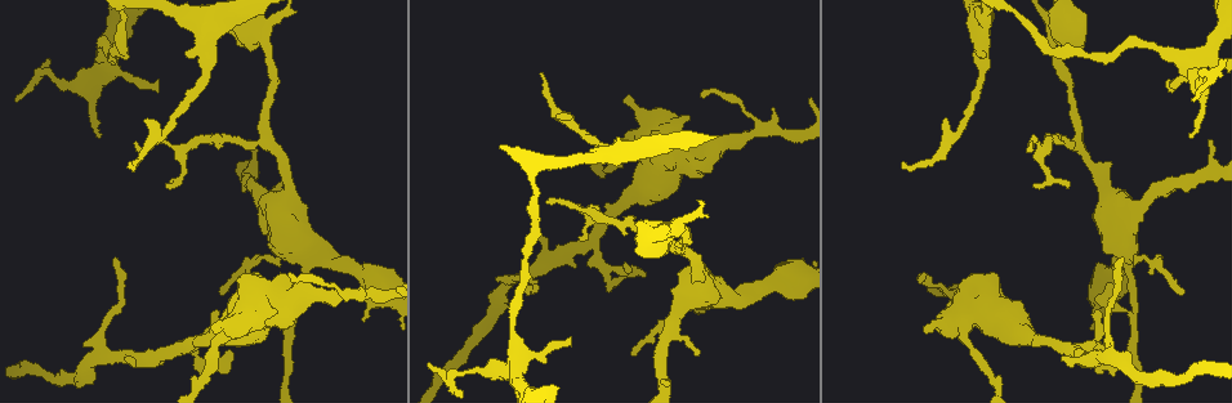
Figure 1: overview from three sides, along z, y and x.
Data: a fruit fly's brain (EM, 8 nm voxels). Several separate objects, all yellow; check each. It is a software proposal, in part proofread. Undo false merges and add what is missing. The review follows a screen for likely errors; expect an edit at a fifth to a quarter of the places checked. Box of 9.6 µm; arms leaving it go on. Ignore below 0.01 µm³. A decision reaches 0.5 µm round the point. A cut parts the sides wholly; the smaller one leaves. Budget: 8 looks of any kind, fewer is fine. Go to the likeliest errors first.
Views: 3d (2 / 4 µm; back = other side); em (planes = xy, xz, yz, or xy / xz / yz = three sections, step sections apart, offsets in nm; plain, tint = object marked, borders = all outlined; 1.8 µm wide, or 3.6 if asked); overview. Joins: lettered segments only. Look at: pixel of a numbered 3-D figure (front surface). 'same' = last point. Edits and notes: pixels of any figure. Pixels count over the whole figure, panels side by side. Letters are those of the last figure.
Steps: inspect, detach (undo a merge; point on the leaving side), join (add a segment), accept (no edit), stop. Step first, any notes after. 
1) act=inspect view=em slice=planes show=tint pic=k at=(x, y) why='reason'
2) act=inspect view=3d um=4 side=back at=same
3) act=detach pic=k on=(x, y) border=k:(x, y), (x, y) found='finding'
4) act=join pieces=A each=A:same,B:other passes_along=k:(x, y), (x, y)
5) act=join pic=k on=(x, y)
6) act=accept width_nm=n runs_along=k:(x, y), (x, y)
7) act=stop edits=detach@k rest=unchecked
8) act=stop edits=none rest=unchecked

act=inspect view=em slice=yz step=4 show=tint pic=1 at=(1062, 359) why='stops while still wide'

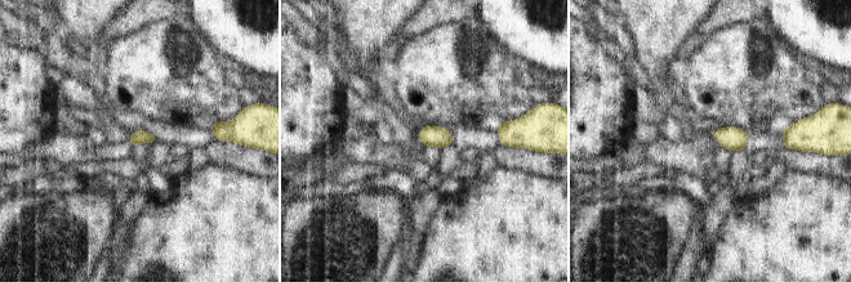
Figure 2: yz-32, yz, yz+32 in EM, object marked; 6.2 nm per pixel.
act=inspect view=em slice=yz step=4 show=borders at=same

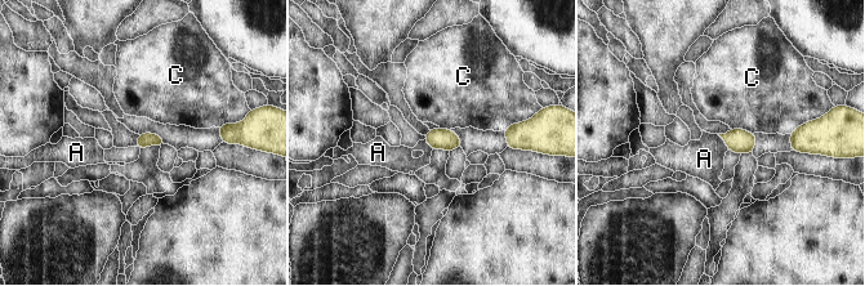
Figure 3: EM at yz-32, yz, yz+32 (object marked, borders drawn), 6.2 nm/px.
act=accept longest_contact=C:150nm each=A:other,C:other found='none of them fits'

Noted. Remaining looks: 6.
act=inspect view=em um=3.6 slice=xy step=4 show=borders pic=1 at=(229, 351)

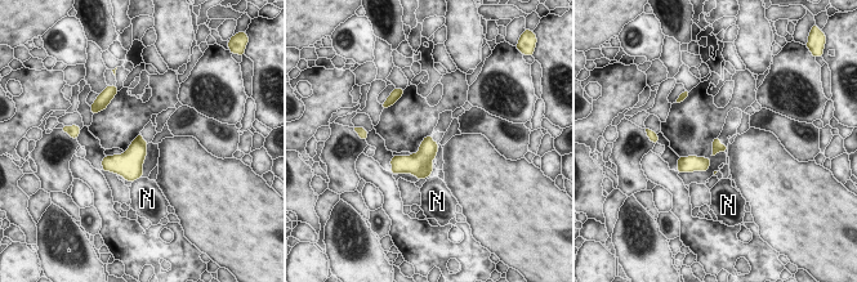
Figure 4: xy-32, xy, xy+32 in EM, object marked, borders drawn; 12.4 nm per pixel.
act=accept each=N:other border=4:(141, 177), (133, 182) found='none of them fits'

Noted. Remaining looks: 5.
act=inspect view=3d um=4 pic=1 at=(220, 292) why='end of a long branch'

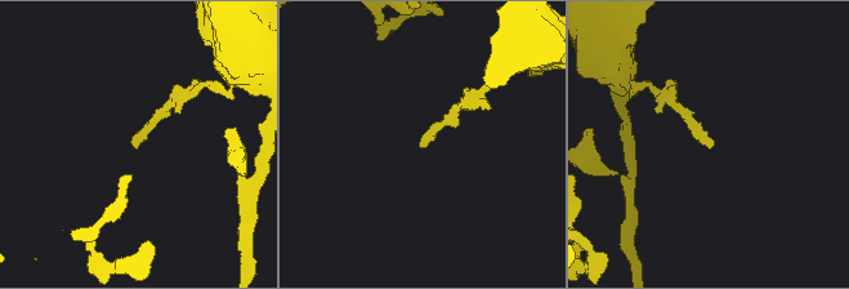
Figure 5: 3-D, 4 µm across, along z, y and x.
act=inspect view=em um=3.6 slice=yz step=8 show=tint pic=5 at=(422, 145) why='need the tissue'

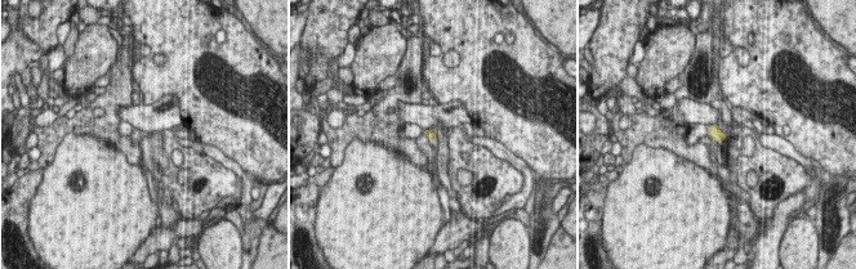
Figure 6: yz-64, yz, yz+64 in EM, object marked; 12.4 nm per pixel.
act=inspect view=em um=3.6 slice=planes show=borders at=same why='another direction'

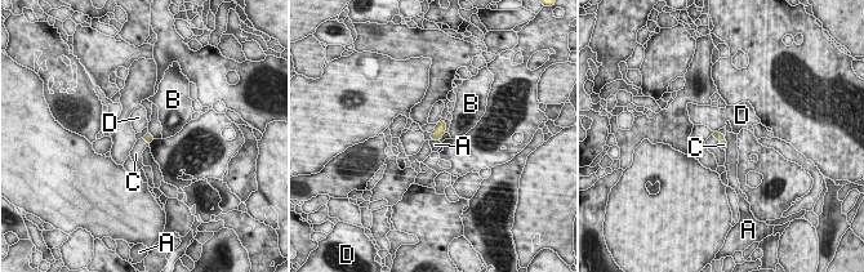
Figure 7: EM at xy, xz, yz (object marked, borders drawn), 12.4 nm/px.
act=join pieces=C each=A:other,B:other,C:same,D:other passes_along=7:(148, 138), (145, 139), (136, 154) found='it goes on there'

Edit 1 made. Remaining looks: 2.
act=stop edits=join@7 rest=unchecked

